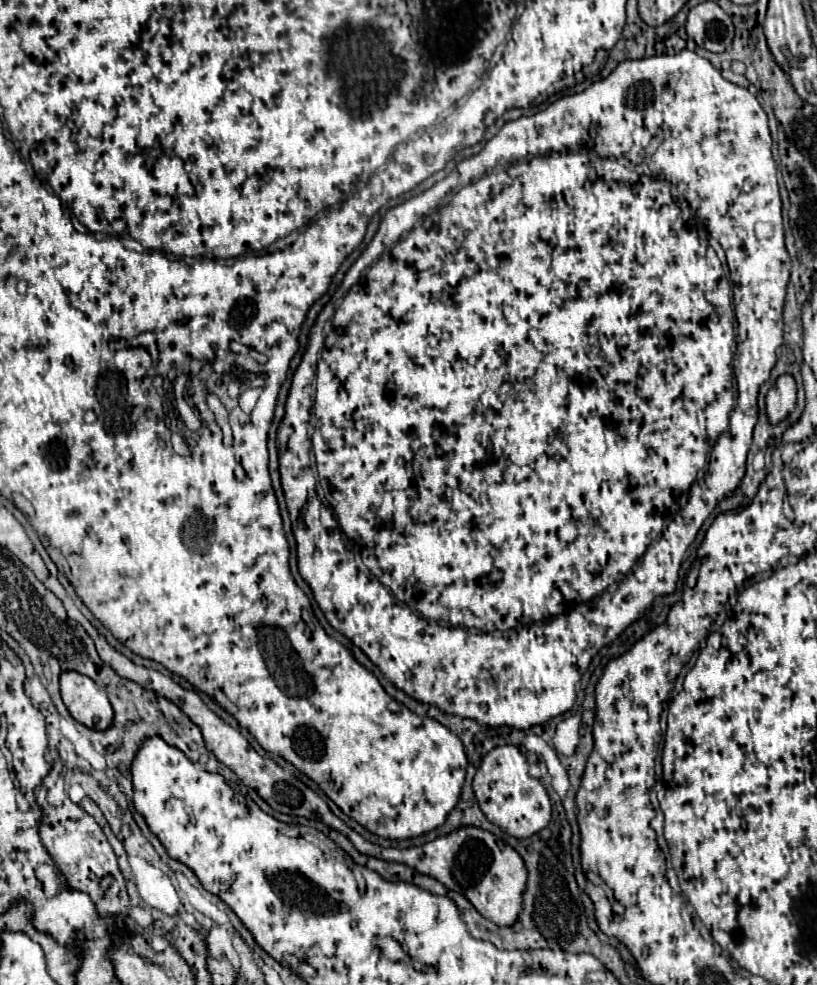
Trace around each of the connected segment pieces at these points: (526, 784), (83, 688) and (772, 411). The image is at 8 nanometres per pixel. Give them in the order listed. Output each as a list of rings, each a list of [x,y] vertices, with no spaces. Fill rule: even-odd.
[[[506,744],[490,750],[482,758],[482,764],[474,776],[472,786],[480,810],[484,810],[486,818],[514,838],[530,838],[550,822],[550,798],[540,780],[528,776],[526,756],[516,746]]]
[[[68,672],[60,676],[62,700],[74,720],[92,728],[108,730],[114,722],[114,710],[104,694],[88,676]]]
[[[782,374],[766,396],[768,420],[778,424],[796,408],[796,382],[792,374]]]

